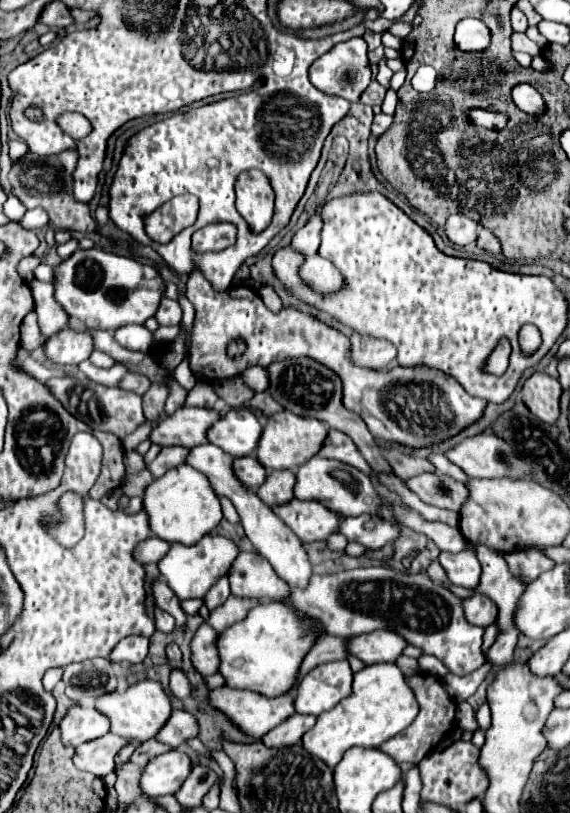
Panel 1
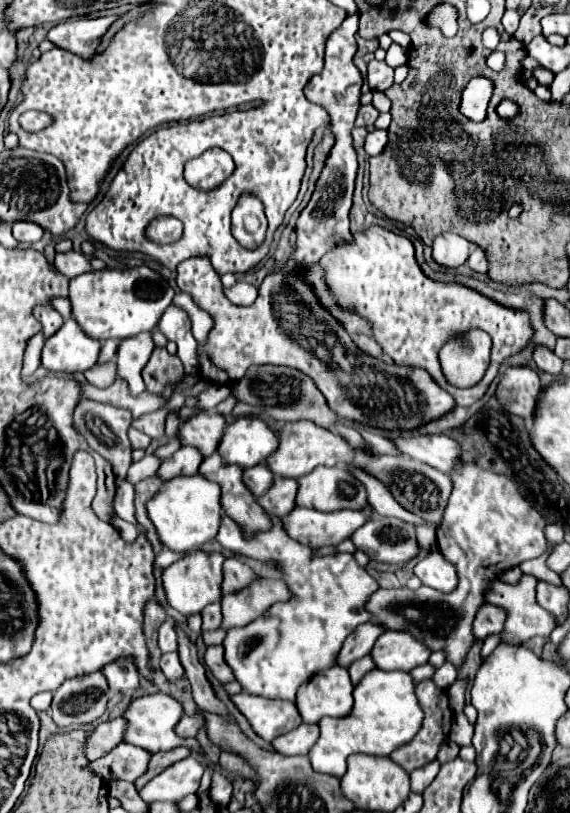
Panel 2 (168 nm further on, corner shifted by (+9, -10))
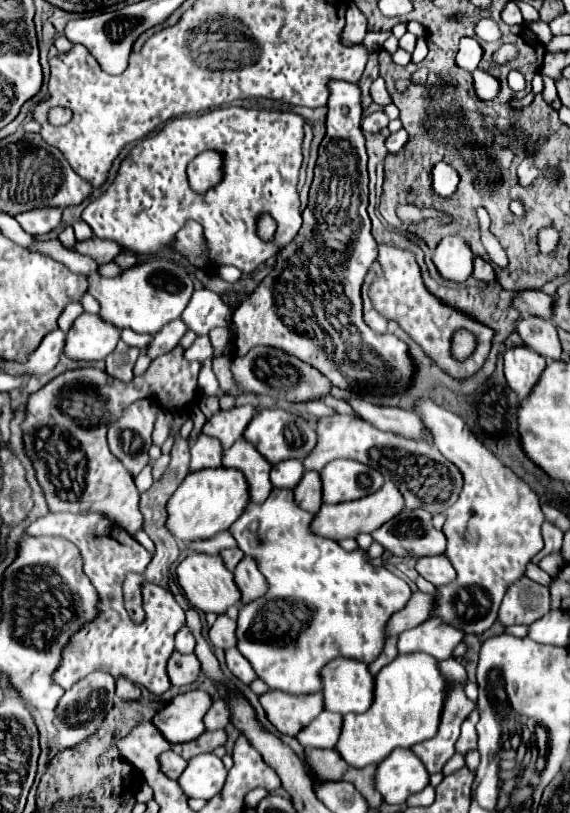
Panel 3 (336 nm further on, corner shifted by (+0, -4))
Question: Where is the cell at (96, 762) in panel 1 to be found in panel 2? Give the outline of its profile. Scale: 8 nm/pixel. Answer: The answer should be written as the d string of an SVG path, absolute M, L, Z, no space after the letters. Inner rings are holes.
M123 742L123 744L117 744L105 756L91 760L87 768L89 772L93 772L93 776L99 776L105 782L109 782L111 778L133 782L137 776L141 776L141 772L145 772L145 764L149 762L149 756L151 754L145 752L143 748Z

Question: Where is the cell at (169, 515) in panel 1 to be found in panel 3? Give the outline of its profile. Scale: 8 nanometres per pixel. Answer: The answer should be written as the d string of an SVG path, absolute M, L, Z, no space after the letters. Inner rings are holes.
M206 468L202 472L190 472L166 506L168 530L176 540L182 542L208 540L214 534L228 530L244 514L248 502L250 502L248 482L240 470Z

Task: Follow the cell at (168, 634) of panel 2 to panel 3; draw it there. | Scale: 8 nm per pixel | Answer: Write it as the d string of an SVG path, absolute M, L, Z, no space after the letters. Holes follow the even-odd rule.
M184 626L184 628L176 634L176 650L178 650L180 654L192 654L192 652L194 652L194 646L196 646L196 640L194 640L190 628Z

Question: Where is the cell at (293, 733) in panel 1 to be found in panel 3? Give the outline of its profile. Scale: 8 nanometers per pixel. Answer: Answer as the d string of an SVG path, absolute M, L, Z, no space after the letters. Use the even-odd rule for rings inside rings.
M324 710L296 736L304 748L334 748L342 730L342 714Z

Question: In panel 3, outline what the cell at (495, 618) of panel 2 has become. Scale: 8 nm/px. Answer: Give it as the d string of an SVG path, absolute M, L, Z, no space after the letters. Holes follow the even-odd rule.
M530 578L516 580L500 606L498 620L504 626L532 624L550 612L550 592L546 586L532 582Z

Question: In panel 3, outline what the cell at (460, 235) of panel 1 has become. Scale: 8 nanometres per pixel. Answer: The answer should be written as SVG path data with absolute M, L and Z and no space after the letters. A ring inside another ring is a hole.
M446 236L434 250L432 262L440 276L450 282L464 282L472 274L474 252L458 236Z

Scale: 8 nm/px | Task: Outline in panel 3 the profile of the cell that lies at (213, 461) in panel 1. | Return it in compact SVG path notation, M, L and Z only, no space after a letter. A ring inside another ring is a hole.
M240 438L232 448L224 452L222 464L228 468L238 468L246 474L246 480L250 482L252 502L264 502L268 498L272 490L272 482L270 482L272 464L264 460L264 456L254 448L252 442Z

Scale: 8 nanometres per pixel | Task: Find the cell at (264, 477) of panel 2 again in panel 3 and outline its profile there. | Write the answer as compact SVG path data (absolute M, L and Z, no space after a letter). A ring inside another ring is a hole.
M290 460L290 462L280 462L278 466L272 468L270 480L274 488L294 488L304 474L304 464L302 460Z

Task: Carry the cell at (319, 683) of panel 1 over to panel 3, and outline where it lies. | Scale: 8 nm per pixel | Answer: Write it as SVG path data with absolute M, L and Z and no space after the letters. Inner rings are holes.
M336 658L322 670L322 694L326 696L326 710L338 714L362 714L372 706L374 700L374 676L368 670L368 664L352 658Z

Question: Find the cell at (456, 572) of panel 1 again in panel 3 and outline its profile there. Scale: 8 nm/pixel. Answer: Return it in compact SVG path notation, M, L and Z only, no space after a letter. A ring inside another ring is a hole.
M444 554L418 558L416 570L418 570L418 574L422 578L426 578L428 582L432 582L436 588L446 586L446 584L450 584L456 578L456 570L452 568L450 560Z

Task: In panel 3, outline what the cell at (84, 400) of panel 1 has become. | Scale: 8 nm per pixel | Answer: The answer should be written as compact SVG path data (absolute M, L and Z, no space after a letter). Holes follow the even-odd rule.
M138 400L108 428L110 452L132 476L138 476L150 460L148 450L152 446L156 410L158 406L154 400Z

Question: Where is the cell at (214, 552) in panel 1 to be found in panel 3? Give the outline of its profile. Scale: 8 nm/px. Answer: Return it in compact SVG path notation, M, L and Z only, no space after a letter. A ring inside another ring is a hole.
M190 552L176 568L176 576L178 576L178 584L182 586L186 598L190 600L190 604L202 612L216 612L216 614L224 614L230 606L240 602L240 590L234 582L234 574L230 570L226 570L226 566L222 566L222 558L218 556L210 556L210 554L198 554L198 552Z

